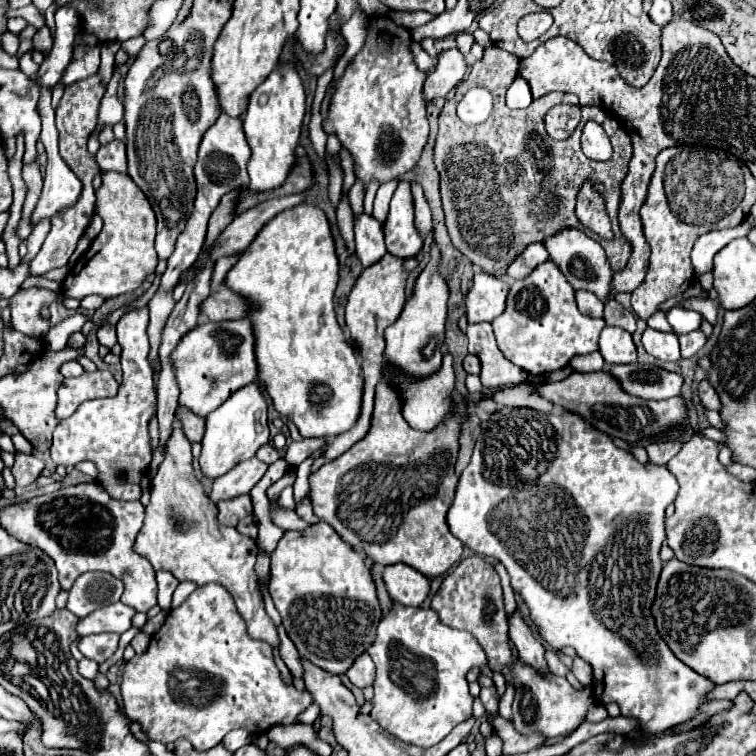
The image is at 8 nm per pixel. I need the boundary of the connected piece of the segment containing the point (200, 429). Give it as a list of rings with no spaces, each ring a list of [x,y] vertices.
[[[179,406],[177,416],[179,416],[181,424],[183,424],[183,432],[187,434],[187,438],[191,442],[201,442],[203,434],[205,434],[205,420],[201,416],[189,412],[185,406]]]

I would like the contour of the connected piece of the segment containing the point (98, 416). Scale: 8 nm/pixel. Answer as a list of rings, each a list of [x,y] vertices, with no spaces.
[[[137,308],[123,314],[117,322],[117,340],[123,348],[121,368],[123,382],[119,394],[113,398],[97,398],[81,404],[67,420],[59,422],[53,432],[53,462],[56,465],[76,465],[85,460],[95,462],[99,470],[99,484],[121,500],[141,498],[141,476],[151,462],[151,446],[147,424],[155,408],[153,392],[153,370],[147,362],[149,340],[147,340],[149,308]]]

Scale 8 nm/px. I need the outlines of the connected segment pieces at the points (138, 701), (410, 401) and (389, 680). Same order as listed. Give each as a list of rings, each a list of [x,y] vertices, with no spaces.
[[[207,584],[207,586],[199,586],[181,606],[173,608],[169,614],[167,614],[167,620],[165,624],[161,626],[161,630],[157,634],[151,636],[151,644],[149,644],[149,650],[141,656],[135,656],[133,660],[129,660],[125,664],[125,672],[123,672],[123,682],[121,682],[121,694],[123,694],[123,712],[129,716],[129,720],[137,722],[141,726],[141,730],[149,736],[149,740],[155,740],[155,742],[163,742],[163,744],[169,744],[169,742],[175,742],[179,738],[187,738],[195,750],[203,752],[203,750],[209,750],[213,746],[217,746],[227,732],[231,730],[237,730],[237,728],[245,728],[249,730],[251,734],[255,734],[257,730],[261,732],[267,732],[271,730],[273,726],[277,724],[297,724],[297,716],[307,710],[311,704],[313,704],[313,696],[311,696],[308,690],[297,690],[293,684],[285,684],[283,678],[281,678],[281,672],[279,668],[275,666],[275,660],[273,660],[273,648],[271,644],[265,644],[263,640],[253,640],[251,636],[247,636],[247,628],[245,628],[245,620],[241,620],[241,614],[237,612],[235,604],[233,604],[233,598],[229,596],[229,592],[225,588],[221,588],[219,584]]]
[[[443,350],[443,364],[437,372],[429,374],[429,376],[409,376],[405,372],[401,372],[399,368],[391,366],[391,364],[383,364],[383,374],[389,376],[389,382],[393,384],[393,388],[399,392],[401,398],[401,406],[403,406],[403,416],[407,420],[409,426],[413,426],[415,430],[421,432],[431,432],[435,430],[439,424],[445,422],[445,418],[453,412],[453,392],[455,392],[455,372],[453,372],[453,358],[449,352]]]
[[[393,602],[391,610],[385,614],[377,628],[377,640],[369,648],[369,656],[377,666],[371,718],[377,720],[381,728],[397,736],[399,740],[429,748],[441,742],[465,718],[473,716],[473,696],[468,685],[464,685],[467,682],[465,676],[473,666],[487,664],[485,652],[479,642],[469,636],[469,632],[445,626],[431,608],[407,608]]]

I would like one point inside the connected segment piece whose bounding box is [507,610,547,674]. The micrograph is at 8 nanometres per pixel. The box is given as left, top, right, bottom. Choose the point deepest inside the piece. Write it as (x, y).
(531, 651)

